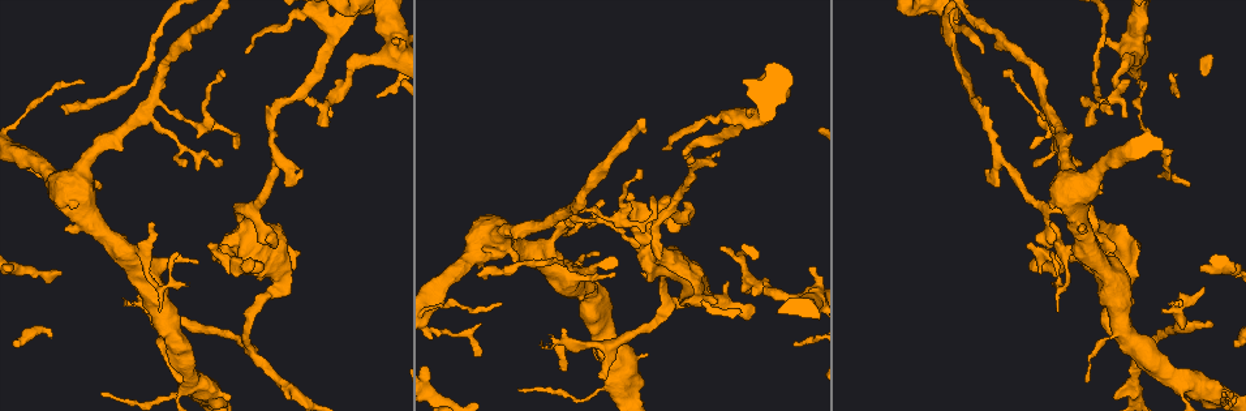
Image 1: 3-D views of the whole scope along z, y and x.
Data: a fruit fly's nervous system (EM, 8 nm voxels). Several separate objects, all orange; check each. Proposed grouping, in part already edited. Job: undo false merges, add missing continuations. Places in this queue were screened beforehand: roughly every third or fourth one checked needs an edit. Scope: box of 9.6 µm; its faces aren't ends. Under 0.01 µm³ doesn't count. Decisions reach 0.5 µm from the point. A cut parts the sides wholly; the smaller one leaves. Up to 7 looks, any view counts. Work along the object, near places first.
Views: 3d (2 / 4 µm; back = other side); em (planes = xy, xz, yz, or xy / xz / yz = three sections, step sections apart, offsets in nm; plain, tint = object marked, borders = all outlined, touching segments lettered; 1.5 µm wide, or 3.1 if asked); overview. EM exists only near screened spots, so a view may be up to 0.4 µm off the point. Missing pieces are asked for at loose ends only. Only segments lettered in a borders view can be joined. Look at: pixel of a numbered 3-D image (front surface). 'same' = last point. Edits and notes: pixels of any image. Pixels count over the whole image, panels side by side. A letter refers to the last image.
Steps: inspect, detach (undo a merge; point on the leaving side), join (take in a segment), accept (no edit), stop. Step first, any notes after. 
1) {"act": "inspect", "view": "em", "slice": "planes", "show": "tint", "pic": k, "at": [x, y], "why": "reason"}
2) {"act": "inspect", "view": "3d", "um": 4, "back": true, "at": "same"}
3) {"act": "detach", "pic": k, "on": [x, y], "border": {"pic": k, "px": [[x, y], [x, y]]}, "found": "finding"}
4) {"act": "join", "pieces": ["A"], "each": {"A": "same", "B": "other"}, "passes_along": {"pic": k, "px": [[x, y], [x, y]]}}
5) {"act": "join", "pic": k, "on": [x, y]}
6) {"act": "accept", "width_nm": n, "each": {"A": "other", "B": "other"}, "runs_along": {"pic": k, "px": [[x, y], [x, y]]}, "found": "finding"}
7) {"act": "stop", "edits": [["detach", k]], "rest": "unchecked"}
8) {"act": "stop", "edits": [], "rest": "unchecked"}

{"act": "inspect", "view": "3d", "um": 2, "back": true, "pic": 1, "at": [68, 112], "why": "long arm stops here"}

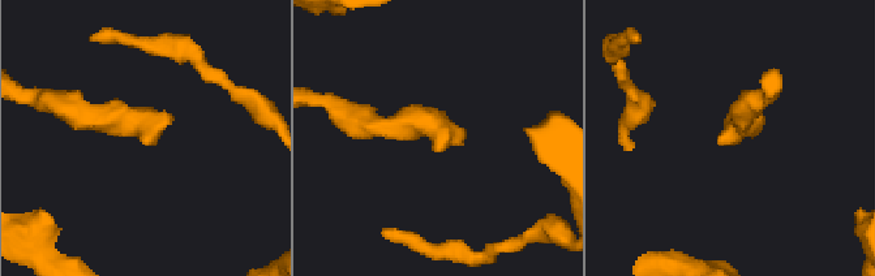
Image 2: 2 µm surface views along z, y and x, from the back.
{"act": "inspect", "view": "em", "slice": "xy", "step": 4, "show": "tint", "pic": 2, "at": [143, 140]}

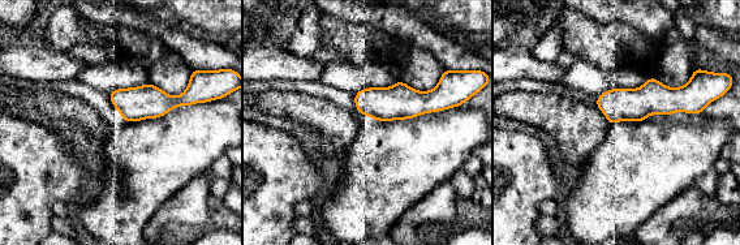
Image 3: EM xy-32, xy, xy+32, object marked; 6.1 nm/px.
{"act": "inspect", "view": "em", "slice": "planes", "show": "borders", "at": "same"}

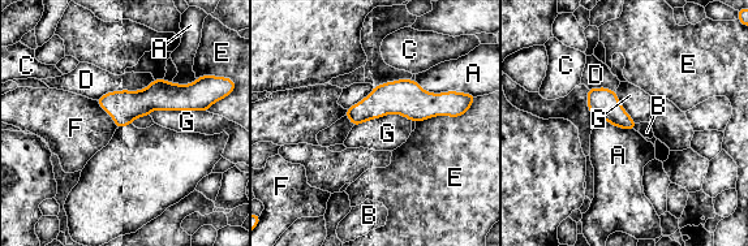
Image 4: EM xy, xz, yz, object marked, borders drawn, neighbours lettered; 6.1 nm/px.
{"act": "accept", "each": {"A": "other", "B": "other", "C": "other", "D": "other", "E": "other", "F": "other", "G": "other"}, "runs_along": {"pic": 4, "px": [[349, 112], [445, 104], [455, 113]]}, "found": "none of them fits"}

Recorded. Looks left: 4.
{"act": "inspect", "view": "3d", "um": 4, "pic": 1, "at": [1079, 159]}

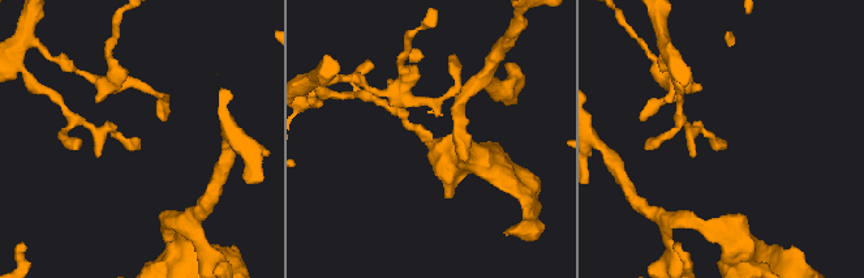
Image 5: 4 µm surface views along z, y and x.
{"act": "inspect", "view": "em", "slice": "xy", "step": 8, "show": "borders", "pic": 5, "at": [717, 137], "why": "shape alone is not enough"}

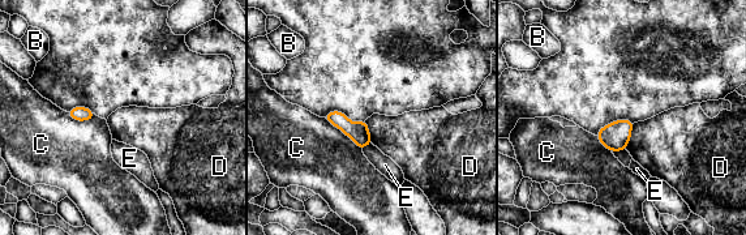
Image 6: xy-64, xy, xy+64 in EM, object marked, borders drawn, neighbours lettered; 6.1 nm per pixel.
{"act": "accept", "width_nm": 130, "longest_contact_nm": ["C", 300], "each": {"B": "other", "C": "other", "D": "other", "E": "other"}, "found": "no lettered segment goes on from it"}

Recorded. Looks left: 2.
{"act": "inspect", "view": "em", "slice": "planes", "show": "borders", "pic": 1, "at": [125, 301], "why": "free end"}

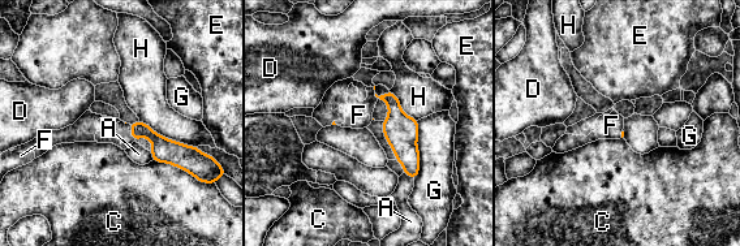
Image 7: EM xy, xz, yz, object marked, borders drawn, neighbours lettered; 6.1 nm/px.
{"act": "join", "pieces": ["F"], "each": {"A": "other", "C": "other", "D": "other", "E": "other", "F": "same", "G": "other", "H": "other"}, "found": "the neuron continues"}

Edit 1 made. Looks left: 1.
{"act": "stop", "edits": [["join", 7]], "rest": "unchecked"}

